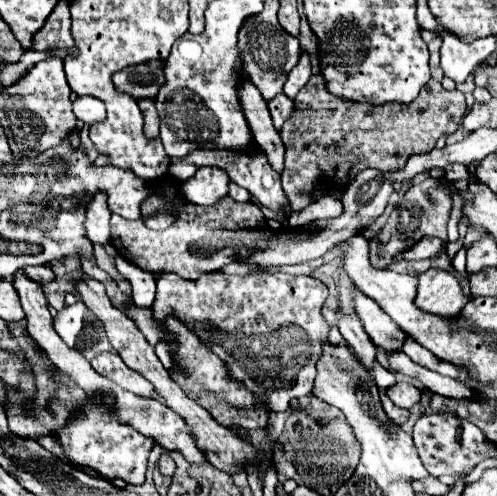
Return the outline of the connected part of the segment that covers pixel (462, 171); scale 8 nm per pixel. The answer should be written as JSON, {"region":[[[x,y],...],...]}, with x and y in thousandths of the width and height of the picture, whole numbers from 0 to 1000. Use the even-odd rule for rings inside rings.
{"region":[[[905,331],[895,339],[895,359],[899,363],[948,361],[956,367],[954,355],[944,347],[936,333]]]}

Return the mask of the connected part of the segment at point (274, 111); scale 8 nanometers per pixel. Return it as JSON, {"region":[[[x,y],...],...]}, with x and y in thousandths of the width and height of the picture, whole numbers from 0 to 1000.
{"region":[[[557,190],[545,206],[541,206],[541,222],[545,222],[545,234],[549,234],[549,246],[553,246],[553,258],[561,262],[569,254],[569,246],[598,222],[594,218],[594,206],[586,198],[577,198],[573,190]]]}

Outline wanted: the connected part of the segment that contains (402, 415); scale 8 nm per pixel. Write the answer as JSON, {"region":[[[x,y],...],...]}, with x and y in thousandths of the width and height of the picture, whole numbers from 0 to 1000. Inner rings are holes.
{"region":[[[767,794],[767,815],[771,815],[771,823],[775,823],[775,835],[779,835],[795,855],[811,855],[811,851],[819,847],[823,831],[799,823],[799,819],[795,819],[795,815],[775,798],[775,794]]]}

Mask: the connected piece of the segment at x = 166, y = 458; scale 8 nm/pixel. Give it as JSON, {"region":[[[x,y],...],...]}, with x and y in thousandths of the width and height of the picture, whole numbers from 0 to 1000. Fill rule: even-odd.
{"region":[[[328,911],[318,931],[320,948],[328,960],[346,962],[354,946],[350,927],[340,919],[340,911]]]}

